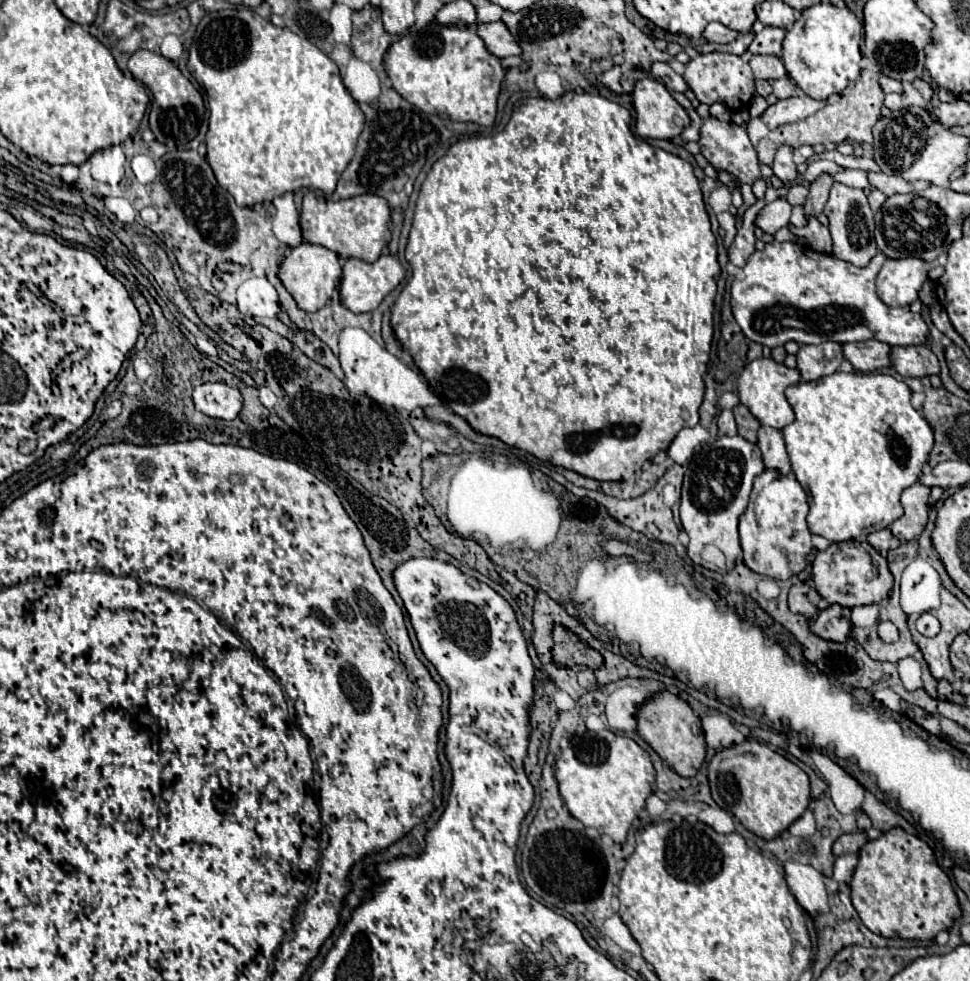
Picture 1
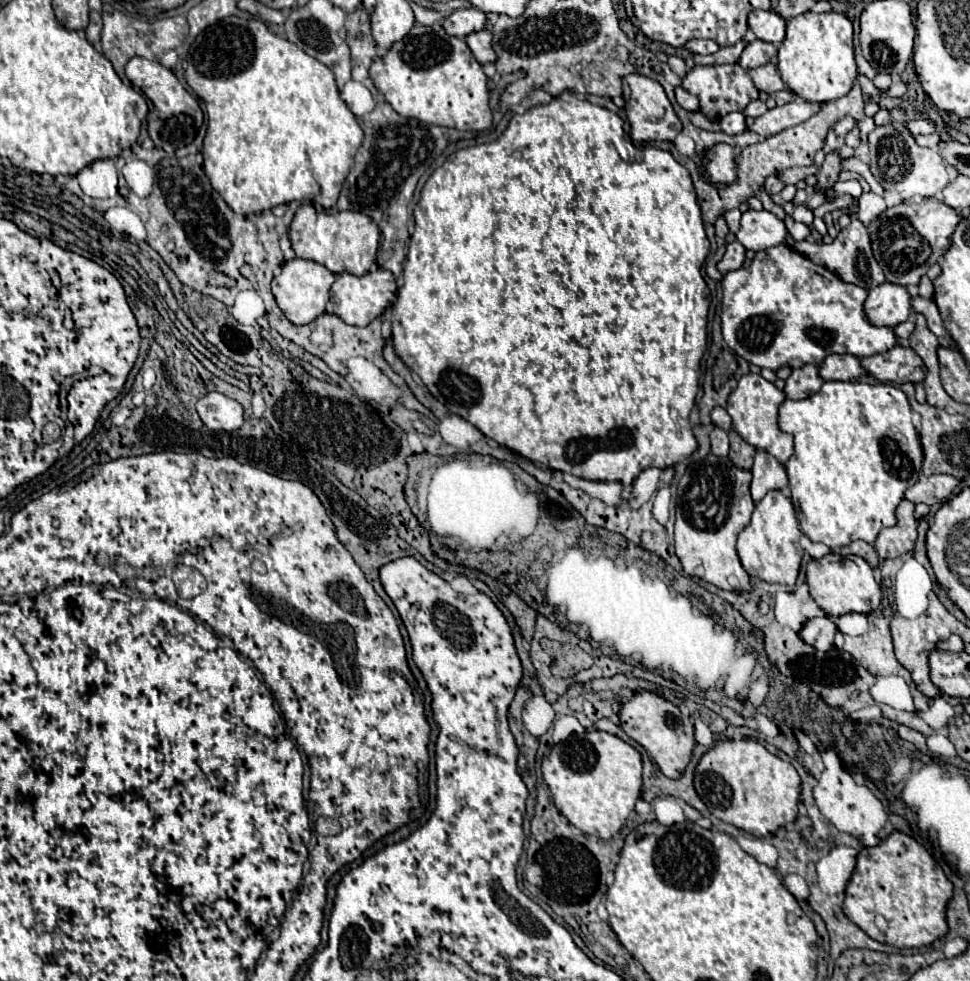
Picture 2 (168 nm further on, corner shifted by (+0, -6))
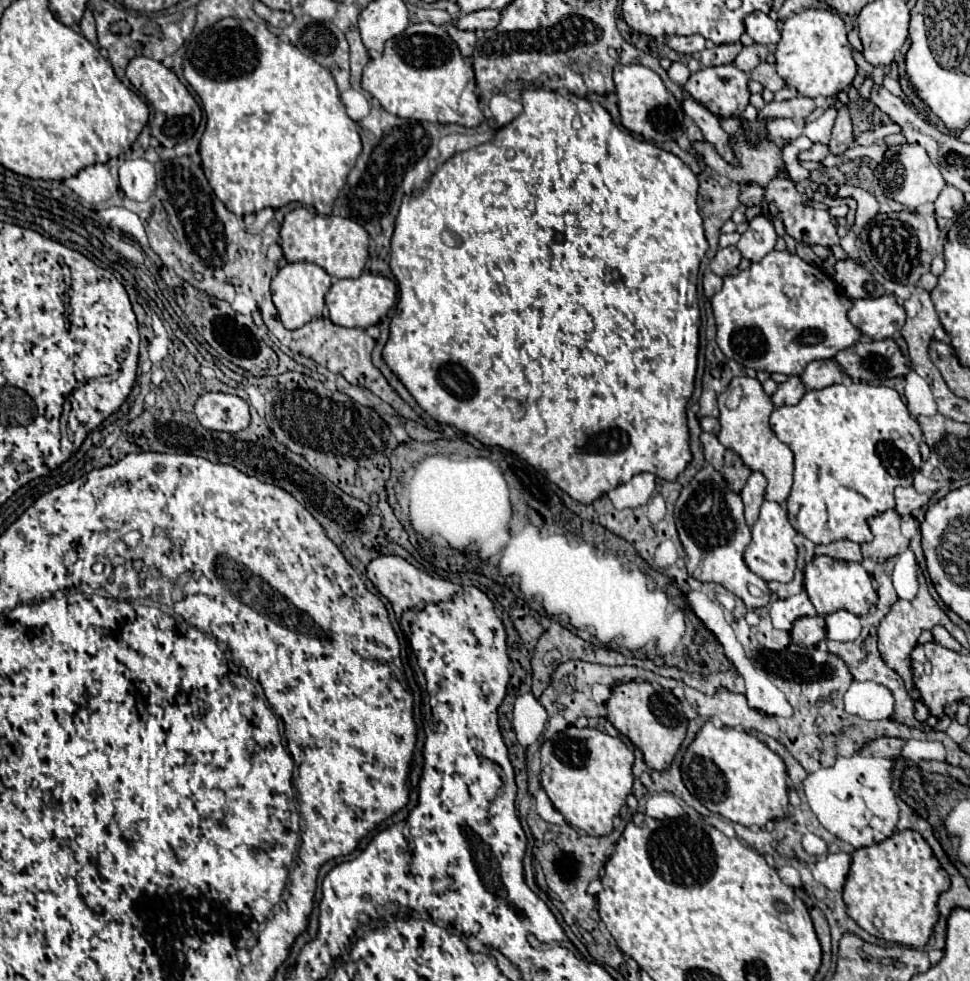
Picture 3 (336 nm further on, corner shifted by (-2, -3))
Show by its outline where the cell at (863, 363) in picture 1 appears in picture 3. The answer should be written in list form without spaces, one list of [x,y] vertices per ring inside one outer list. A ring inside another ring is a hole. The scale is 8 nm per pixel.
[[[827,358],[827,360],[811,362],[805,368],[805,372],[801,374],[801,378],[803,378],[807,390],[819,390],[819,388],[831,386],[831,384],[847,382],[849,374],[843,370],[843,366],[837,360]]]

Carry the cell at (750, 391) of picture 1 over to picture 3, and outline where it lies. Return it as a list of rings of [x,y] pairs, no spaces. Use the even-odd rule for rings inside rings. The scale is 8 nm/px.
[[[737,376],[731,380],[727,392],[723,392],[719,398],[721,432],[717,436],[719,436],[719,442],[725,448],[731,448],[733,452],[737,452],[751,470],[759,470],[767,476],[769,484],[767,484],[765,500],[785,502],[791,492],[791,484],[793,484],[793,452],[787,444],[783,444],[773,434],[769,426],[769,416],[773,408],[775,406],[773,406],[771,396],[765,394],[757,378]]]

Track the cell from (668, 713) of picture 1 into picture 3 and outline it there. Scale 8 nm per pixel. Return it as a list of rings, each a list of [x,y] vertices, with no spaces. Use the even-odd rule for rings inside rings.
[[[627,682],[613,688],[607,700],[607,710],[611,724],[637,748],[641,748],[649,768],[667,770],[671,766],[687,732],[687,718],[681,710],[681,702],[675,696],[655,690],[649,682]]]

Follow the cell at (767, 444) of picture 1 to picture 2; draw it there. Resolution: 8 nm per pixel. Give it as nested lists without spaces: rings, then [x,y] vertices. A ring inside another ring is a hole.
[[[757,451],[751,475],[753,475],[753,479],[751,479],[751,499],[753,499],[753,503],[761,501],[765,497],[765,493],[769,493],[773,489],[781,489],[781,487],[787,485],[785,467],[765,451]]]

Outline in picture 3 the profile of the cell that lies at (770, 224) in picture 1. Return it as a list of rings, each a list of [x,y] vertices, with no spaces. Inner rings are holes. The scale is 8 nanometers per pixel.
[[[757,214],[753,220],[749,220],[749,228],[745,234],[741,234],[737,248],[751,262],[759,262],[765,254],[769,254],[769,250],[775,248],[775,242],[777,232],[773,228],[773,222],[767,216]]]

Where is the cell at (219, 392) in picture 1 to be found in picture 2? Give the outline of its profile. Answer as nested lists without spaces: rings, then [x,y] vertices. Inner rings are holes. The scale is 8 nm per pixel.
[[[217,391],[203,395],[197,401],[197,413],[205,427],[213,431],[235,431],[243,425],[243,407]]]

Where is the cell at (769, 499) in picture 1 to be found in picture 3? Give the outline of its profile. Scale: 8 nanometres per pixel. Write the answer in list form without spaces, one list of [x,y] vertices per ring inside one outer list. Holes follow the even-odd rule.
[[[765,500],[761,506],[761,514],[757,518],[757,522],[753,524],[753,540],[747,546],[743,560],[745,564],[765,582],[775,580],[775,582],[791,582],[793,580],[793,572],[795,572],[795,564],[797,564],[797,546],[793,544],[793,536],[795,536],[795,528],[789,522],[789,514],[785,510],[783,504],[779,502],[769,502]]]

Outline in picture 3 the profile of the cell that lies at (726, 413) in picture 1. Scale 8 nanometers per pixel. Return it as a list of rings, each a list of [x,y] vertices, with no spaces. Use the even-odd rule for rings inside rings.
[[[703,432],[701,434],[701,442],[705,448],[705,460],[713,466],[717,466],[717,470],[723,466],[723,454],[725,454],[725,446],[719,442],[719,438],[711,432]]]

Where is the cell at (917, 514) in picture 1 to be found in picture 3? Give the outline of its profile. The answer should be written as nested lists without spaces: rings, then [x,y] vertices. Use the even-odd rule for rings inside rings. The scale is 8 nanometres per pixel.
[[[887,510],[869,522],[873,532],[873,542],[861,544],[863,556],[877,562],[885,562],[891,556],[901,554],[909,548],[909,540],[901,534],[901,516],[897,510]]]

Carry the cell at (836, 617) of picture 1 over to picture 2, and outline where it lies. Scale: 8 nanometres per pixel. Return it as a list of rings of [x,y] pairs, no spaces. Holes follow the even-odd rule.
[[[815,617],[803,625],[803,629],[799,631],[799,637],[807,645],[815,647],[817,651],[829,651],[833,649],[835,633],[837,633],[837,627],[829,617]]]

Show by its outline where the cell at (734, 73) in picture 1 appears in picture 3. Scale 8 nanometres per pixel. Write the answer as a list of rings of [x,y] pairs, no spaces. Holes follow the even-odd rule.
[[[721,64],[691,74],[683,90],[715,116],[741,116],[751,96],[747,88],[749,80],[749,74],[735,64]]]

